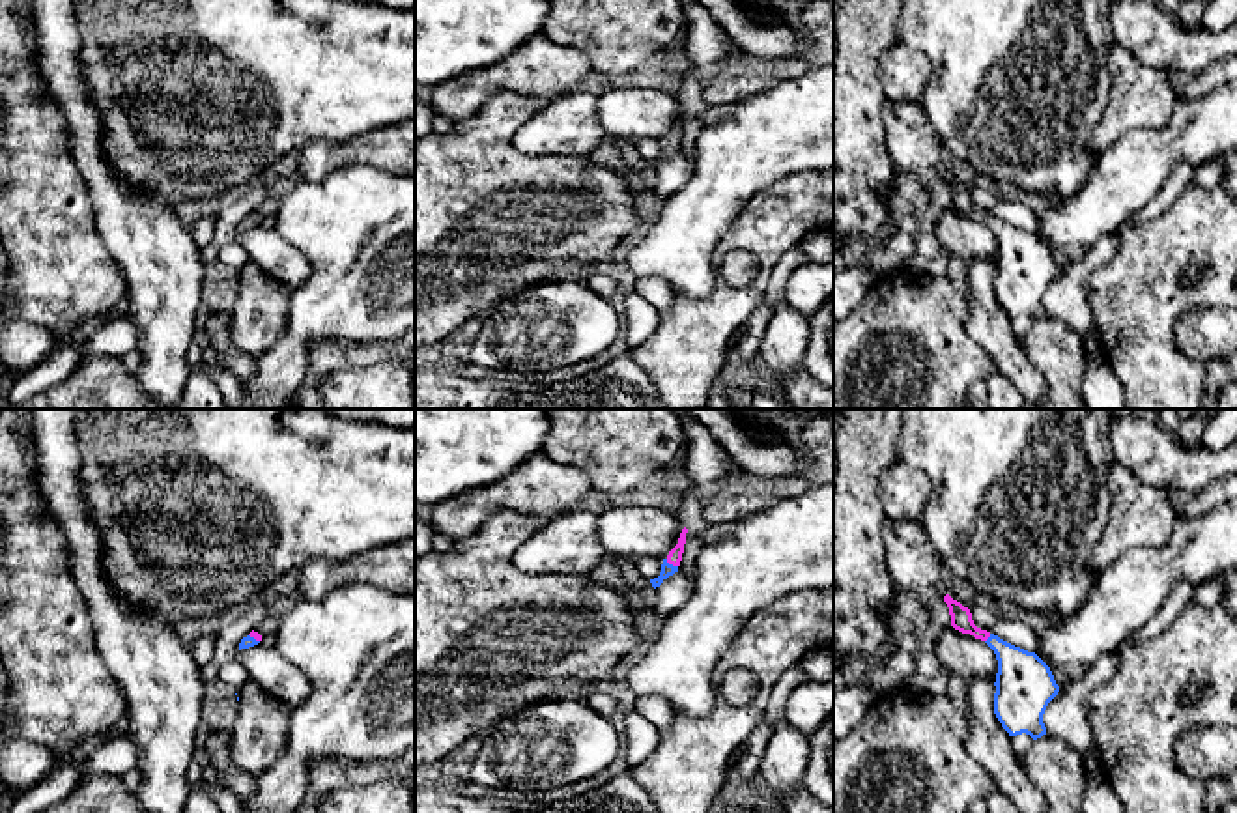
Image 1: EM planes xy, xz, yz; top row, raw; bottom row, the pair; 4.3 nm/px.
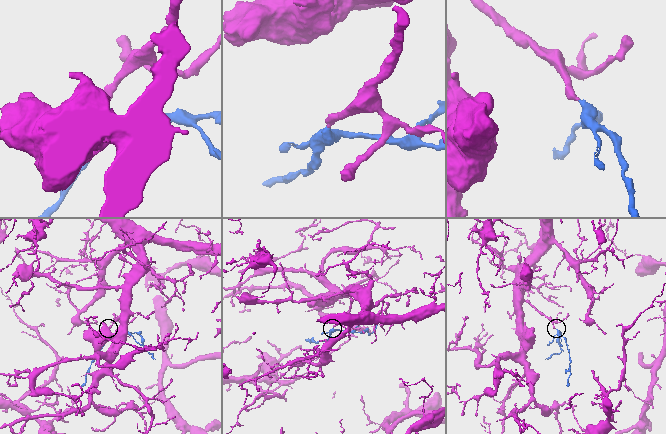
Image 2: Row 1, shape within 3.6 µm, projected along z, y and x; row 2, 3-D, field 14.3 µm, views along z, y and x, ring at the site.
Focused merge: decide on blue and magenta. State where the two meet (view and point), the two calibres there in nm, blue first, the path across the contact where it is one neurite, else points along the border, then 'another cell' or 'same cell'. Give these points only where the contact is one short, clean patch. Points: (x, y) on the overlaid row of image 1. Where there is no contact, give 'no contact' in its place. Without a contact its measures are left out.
xz (671, 565) | 50/60 nm | across xz (668, 569), (671, 565), (675, 556) | same cell

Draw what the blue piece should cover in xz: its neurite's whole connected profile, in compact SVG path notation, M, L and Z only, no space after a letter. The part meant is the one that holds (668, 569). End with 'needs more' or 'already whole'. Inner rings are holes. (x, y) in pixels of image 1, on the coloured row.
M684 527L682 533L680 533L680 538L678 538L678 544L663 559L660 576L650 579L654 589L660 587L669 576L678 572L682 553L684 553L684 544L686 544L686 533L688 533L688 529Z | needs more

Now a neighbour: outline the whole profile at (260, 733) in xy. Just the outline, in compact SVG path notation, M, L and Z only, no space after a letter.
M249 680L239 692L239 716L230 729L230 753L237 768L262 776L284 751L291 708Z

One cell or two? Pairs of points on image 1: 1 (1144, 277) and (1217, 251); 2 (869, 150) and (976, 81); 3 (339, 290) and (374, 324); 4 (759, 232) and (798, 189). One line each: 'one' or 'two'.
1: one
2: two
3: one
4: one

